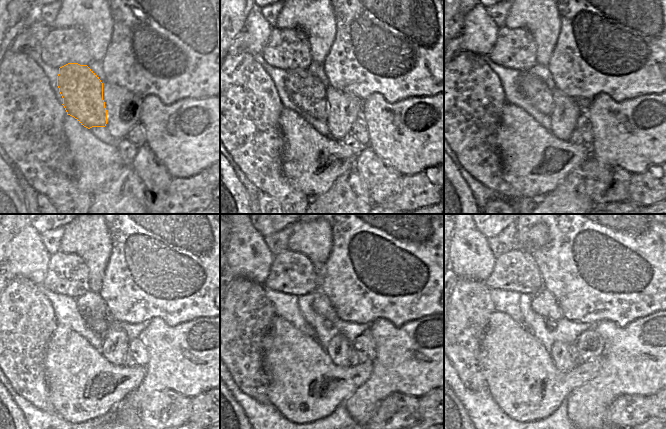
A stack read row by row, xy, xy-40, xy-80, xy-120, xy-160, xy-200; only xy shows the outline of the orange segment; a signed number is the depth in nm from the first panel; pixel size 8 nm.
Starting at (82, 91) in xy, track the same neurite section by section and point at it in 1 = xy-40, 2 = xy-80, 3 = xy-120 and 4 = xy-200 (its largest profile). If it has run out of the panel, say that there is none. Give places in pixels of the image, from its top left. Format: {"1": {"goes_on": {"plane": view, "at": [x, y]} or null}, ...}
{"1": {"goes_on": {"plane": "xy-40", "at": [306, 92]}}, "2": {"goes_on": {"plane": "xy-80", "at": [531, 87]}}, "3": {"goes_on": {"plane": "xy-120", "at": [99, 326]}}, "4": {"goes_on": {"plane": "xy-200", "at": [550, 324]}}}

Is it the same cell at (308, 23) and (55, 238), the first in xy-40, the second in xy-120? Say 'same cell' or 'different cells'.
different cells

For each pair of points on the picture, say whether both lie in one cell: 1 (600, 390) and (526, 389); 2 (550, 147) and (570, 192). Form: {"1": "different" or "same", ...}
{"1": "different", "2": "different"}

